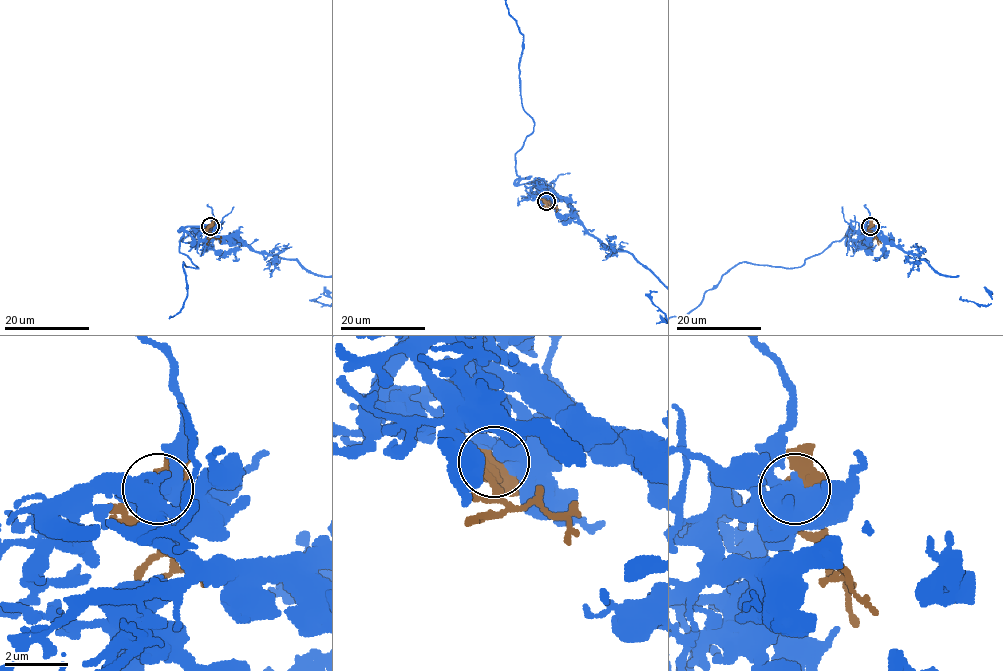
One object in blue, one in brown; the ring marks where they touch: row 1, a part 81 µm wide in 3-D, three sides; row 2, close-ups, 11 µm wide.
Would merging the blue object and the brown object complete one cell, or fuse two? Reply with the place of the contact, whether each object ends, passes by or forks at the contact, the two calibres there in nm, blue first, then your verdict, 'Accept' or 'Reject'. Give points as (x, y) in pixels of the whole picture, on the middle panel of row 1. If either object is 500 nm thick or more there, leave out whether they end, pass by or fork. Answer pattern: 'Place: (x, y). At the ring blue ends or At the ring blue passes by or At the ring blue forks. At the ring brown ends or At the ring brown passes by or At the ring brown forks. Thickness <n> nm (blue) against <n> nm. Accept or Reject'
Place: (546, 201). Thickness 550 nm (blue) against 500 nm. Reject

